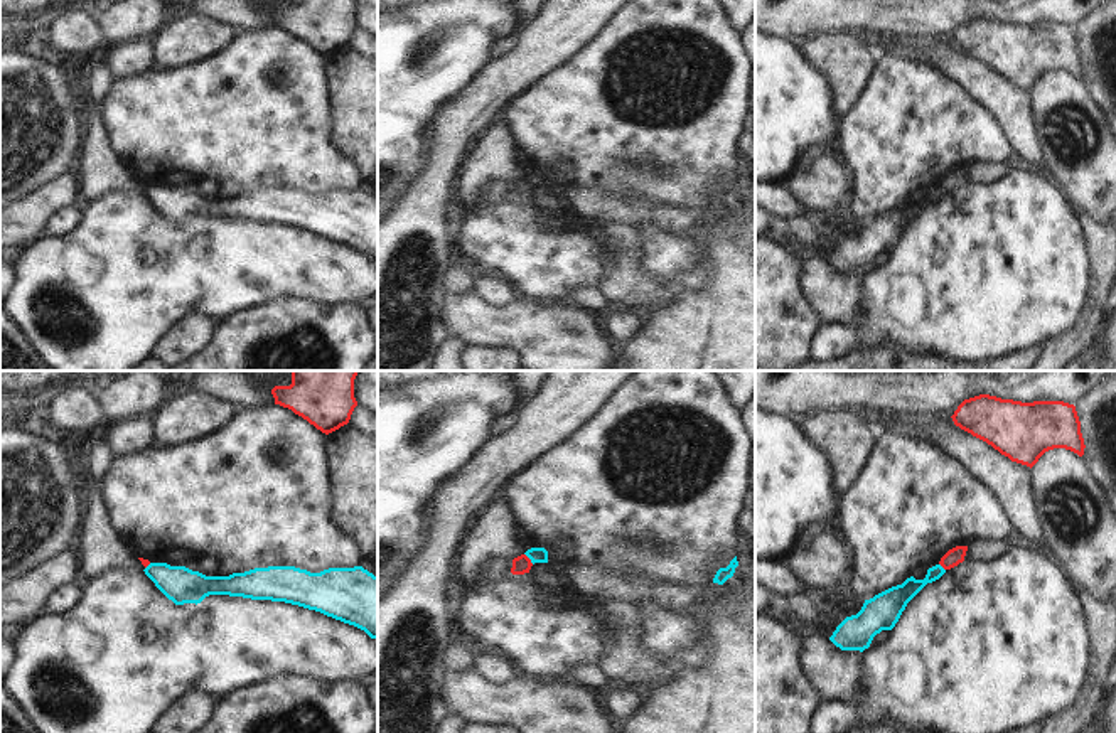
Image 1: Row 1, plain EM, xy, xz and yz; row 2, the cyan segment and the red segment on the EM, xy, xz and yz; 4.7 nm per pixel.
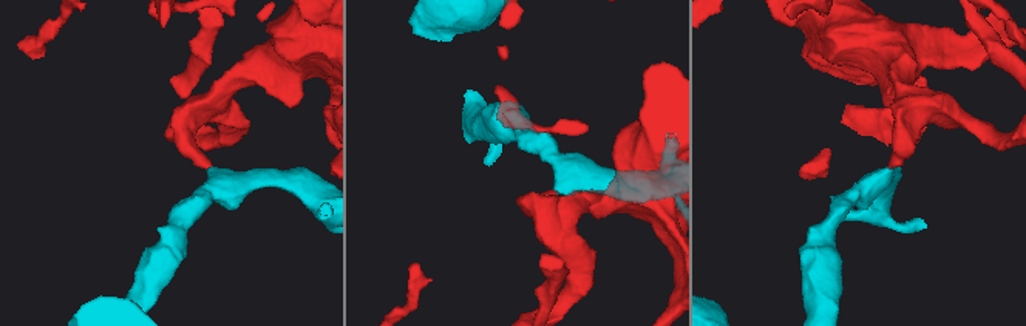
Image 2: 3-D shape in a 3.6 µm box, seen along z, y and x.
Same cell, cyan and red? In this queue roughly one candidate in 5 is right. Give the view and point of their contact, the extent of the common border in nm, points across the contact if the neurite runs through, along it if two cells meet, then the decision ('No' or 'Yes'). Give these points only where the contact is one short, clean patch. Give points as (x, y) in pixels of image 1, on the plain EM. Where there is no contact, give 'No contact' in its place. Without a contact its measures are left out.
Touches cyan at xz (528, 179). Shared border 70 nm. Boundary: xz (525, 176), (533, 186). No.

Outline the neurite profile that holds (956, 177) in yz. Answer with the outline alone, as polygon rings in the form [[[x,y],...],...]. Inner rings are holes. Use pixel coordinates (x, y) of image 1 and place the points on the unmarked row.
[[[968,169],[952,170],[941,180],[939,187],[944,192],[951,192],[951,190],[954,190],[954,189],[958,189],[959,185],[964,184],[966,174],[968,174]]]

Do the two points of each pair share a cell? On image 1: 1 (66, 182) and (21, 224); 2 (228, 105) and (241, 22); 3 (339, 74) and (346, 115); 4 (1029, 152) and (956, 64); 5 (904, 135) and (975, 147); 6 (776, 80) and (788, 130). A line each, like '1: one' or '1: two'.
1: one
2: two
3: one
4: one
5: one
6: one

